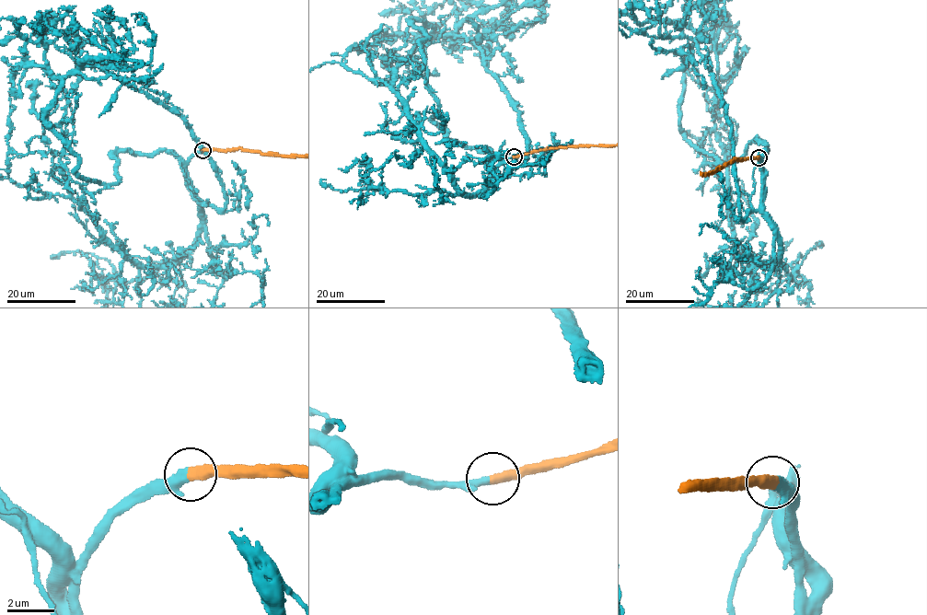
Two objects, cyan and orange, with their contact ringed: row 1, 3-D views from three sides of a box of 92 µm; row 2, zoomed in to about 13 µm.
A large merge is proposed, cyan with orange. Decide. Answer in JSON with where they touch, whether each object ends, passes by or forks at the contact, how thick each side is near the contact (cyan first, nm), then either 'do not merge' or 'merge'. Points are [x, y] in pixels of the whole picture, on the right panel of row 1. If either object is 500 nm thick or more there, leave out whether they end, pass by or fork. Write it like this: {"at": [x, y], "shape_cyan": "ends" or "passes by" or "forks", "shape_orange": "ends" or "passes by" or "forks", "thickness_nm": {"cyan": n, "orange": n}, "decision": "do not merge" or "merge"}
{"at": [758, 157], "shape_cyan": "ends", "shape_orange": "ends", "thickness_nm": {"cyan": 400, "orange": 460}, "decision": "merge"}

